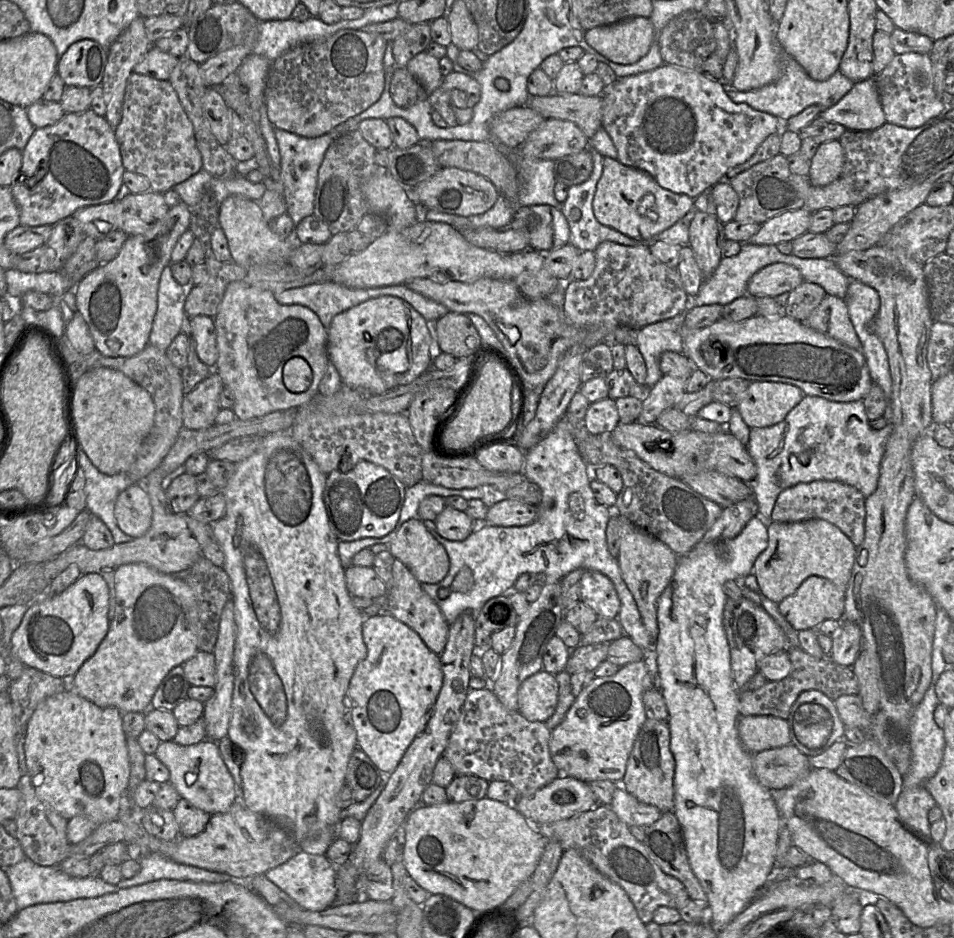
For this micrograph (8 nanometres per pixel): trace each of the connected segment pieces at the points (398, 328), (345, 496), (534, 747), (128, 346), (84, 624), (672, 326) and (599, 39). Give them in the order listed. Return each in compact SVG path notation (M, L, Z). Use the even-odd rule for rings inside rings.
M391 295L368 299L337 314L327 329L329 361L336 367L343 384L371 395L411 383L432 367L435 351L433 323L426 321L408 302Z
M367 460L352 469L336 469L327 475L323 499L329 523L336 538L350 542L362 538L381 538L395 528L405 500L406 488L384 467Z
M488 688L470 689L443 756L450 761L458 775L476 775L488 782L508 781L518 791L519 797L527 797L559 777L559 770L550 755L550 738L551 731L545 723L531 722L519 711L507 709L493 690Z
M184 202L170 207L163 218L147 231L130 235L118 255L111 261L100 264L88 273L75 287L76 308L87 323L95 348L106 357L132 357L148 344L152 324L157 311L157 293L163 269L171 265L171 253L182 234L190 226L190 207Z
M97 573L82 574L60 594L42 596L29 604L19 627L12 635L7 656L21 661L25 666L69 680L96 652L107 635L109 630L108 611L109 589L105 579Z
M685 312L672 318L648 324L635 331L633 342L641 352L646 368L645 385L652 387L663 376L660 369L660 357L665 351L683 353L683 341L680 329Z
M633 17L613 25L591 28L585 31L584 38L590 47L609 60L629 65L648 53L654 27L647 17Z

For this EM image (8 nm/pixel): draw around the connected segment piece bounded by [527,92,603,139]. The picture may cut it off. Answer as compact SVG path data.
M580 93L532 96L527 106L544 119L555 118L574 122L590 139L602 127L603 97Z

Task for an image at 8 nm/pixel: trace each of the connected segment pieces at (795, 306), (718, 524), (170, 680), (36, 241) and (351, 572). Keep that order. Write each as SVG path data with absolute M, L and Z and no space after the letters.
M804 281L789 293L783 315L804 322L826 294L820 285Z
M754 497L726 507L701 541L711 542L717 538L734 538L756 514L757 503Z
M179 665L172 668L157 687L151 700L151 708L173 710L188 698L190 686L183 667Z
M18 225L6 234L4 245L13 254L23 254L46 244L51 232L51 225Z
M351 566L345 570L349 593L361 598L375 599L387 594L387 587L372 567Z

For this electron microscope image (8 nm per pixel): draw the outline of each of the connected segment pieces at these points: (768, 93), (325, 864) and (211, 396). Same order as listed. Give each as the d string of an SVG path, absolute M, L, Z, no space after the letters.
M780 46L779 62L781 73L774 82L750 91L738 91L736 89L729 89L727 86L728 97L735 103L748 104L755 110L769 113L786 122L811 105L818 105L822 110L832 107L854 85L854 82L844 76L840 70L837 70L825 81L812 79L794 58L783 52Z
M299 850L285 863L267 871L265 876L306 910L322 911L335 901L336 867L325 855L309 854Z
M213 370L206 379L185 395L182 403L183 426L191 430L213 426L221 410L219 397L224 387L222 378Z

